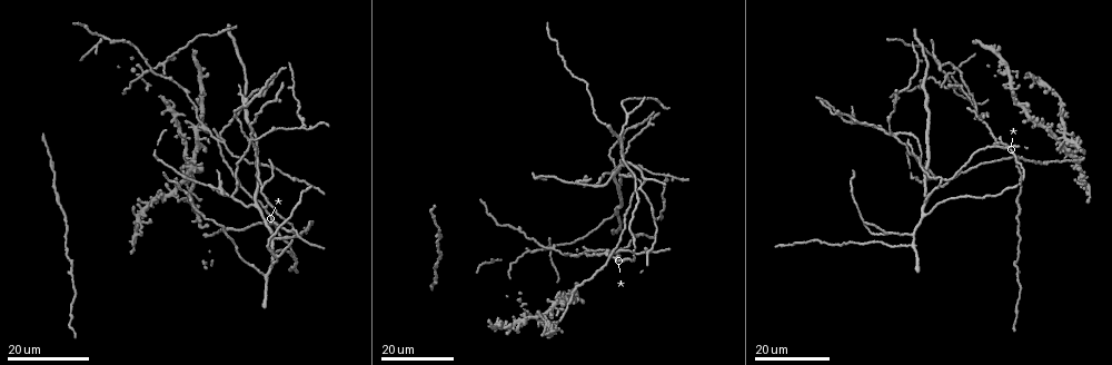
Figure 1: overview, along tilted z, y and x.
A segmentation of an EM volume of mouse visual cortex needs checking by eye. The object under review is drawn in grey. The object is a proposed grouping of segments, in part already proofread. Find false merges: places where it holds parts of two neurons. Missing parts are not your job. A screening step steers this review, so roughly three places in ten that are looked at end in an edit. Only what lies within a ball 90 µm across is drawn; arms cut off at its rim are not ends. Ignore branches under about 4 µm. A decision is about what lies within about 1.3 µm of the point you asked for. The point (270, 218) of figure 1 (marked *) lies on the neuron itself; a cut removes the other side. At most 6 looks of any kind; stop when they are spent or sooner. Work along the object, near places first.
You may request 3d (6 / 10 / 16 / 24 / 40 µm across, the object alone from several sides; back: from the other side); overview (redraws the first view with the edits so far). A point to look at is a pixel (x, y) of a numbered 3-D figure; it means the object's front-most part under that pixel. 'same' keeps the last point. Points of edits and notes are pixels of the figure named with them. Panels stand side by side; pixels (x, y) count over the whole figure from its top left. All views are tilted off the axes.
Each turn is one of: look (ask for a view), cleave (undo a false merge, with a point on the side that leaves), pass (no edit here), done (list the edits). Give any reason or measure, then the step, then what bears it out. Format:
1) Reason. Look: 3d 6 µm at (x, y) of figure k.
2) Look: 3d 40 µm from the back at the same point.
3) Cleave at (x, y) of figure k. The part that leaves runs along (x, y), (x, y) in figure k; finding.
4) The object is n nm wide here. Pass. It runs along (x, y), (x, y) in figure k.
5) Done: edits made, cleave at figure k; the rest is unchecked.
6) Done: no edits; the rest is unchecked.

Three arms meet. Look: 3d 24 µm at (575, 183) of figure 1.

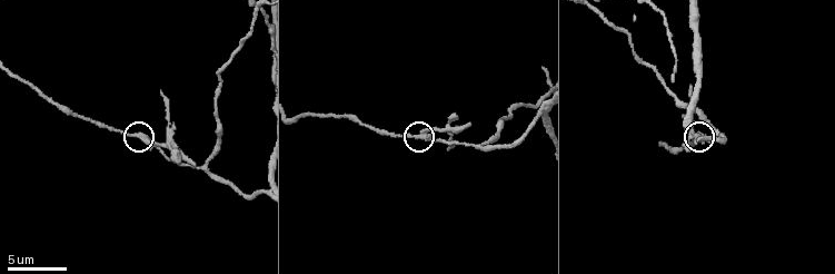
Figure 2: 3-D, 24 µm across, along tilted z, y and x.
Look: 3d 6 µm at (144, 141) of figure 2.

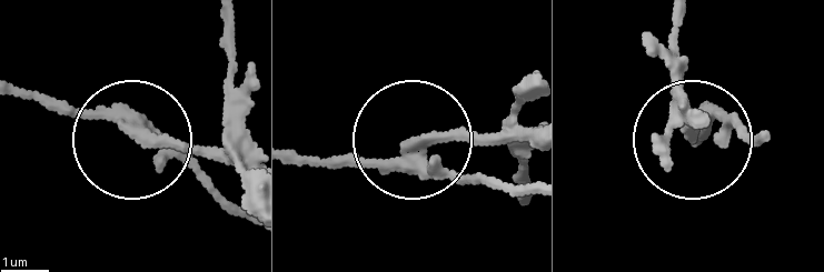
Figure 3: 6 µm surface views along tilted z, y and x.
The object is 210 nm wide here. Cleave at (191, 153) of figure 3. The part that leaves runs along (132, 130), (210, 142), (234, 22) in figure 3; a second neuron is stuck on.

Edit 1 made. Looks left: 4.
See it whole again. Look: overview.

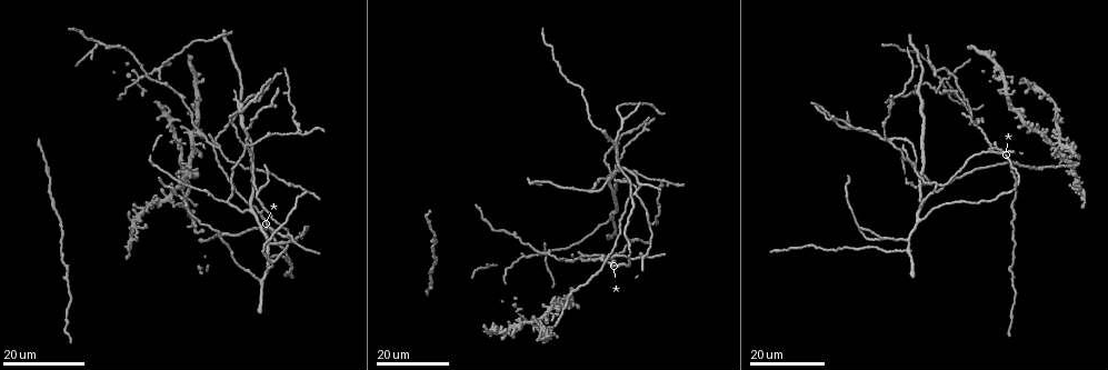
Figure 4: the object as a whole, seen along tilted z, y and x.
Arms part here. Look: 3d 24 µm at (659, 182) of figure 4.

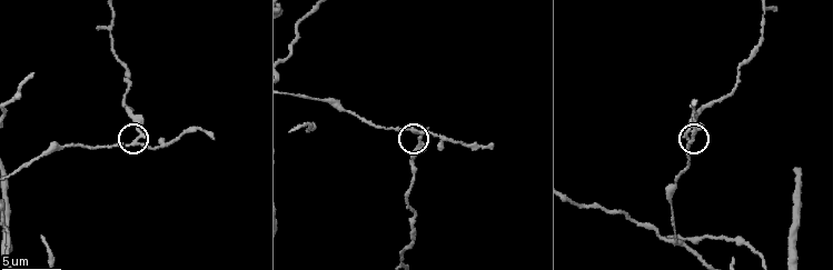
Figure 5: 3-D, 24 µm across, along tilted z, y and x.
Zoom in. Look: 3d 10 µm at (139, 138) of figure 5.

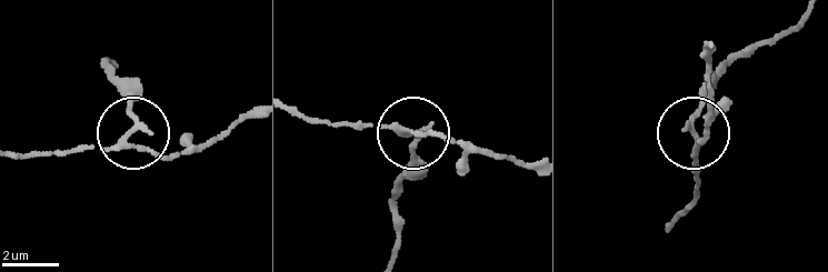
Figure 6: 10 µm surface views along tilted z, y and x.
Closer look. Look: 3d 6 µm at (408, 132) of figure 6.

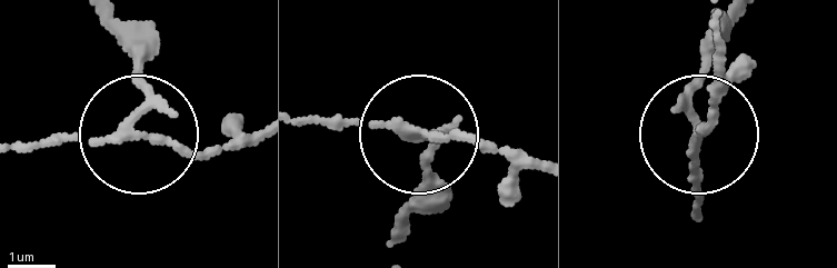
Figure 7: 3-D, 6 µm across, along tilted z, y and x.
The side arm is 8 µm long. Cleave at (132, 71) of figure 7. The part that leaves runs along (121, 128), (149, 88), (139, 39), (113, 15) in figure 7; two neurons meet here.

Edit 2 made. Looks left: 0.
Done: edits made, cleave at figure 3, cleave at figure 7; the rest is unchecked.

